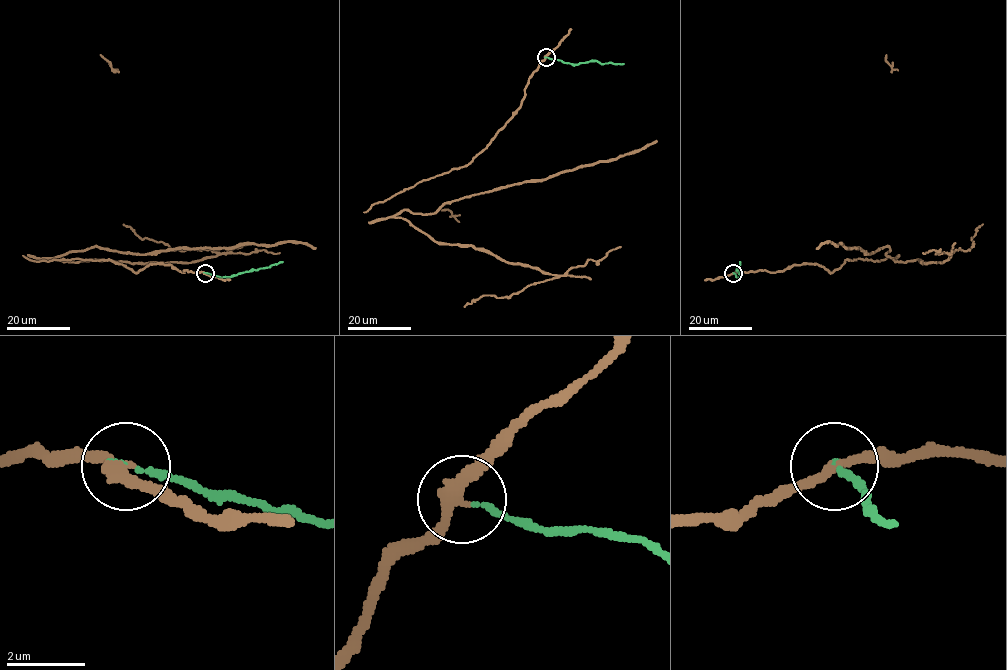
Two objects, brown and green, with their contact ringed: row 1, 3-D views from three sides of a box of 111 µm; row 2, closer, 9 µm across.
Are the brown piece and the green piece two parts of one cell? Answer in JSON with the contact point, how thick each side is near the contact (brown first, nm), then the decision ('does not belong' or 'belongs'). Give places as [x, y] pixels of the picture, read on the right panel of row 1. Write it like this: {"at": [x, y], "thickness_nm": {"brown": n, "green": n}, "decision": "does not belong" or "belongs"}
{"at": [733, 273], "thickness_nm": {"brown": 300, "green": 110}, "decision": "does not belong"}

